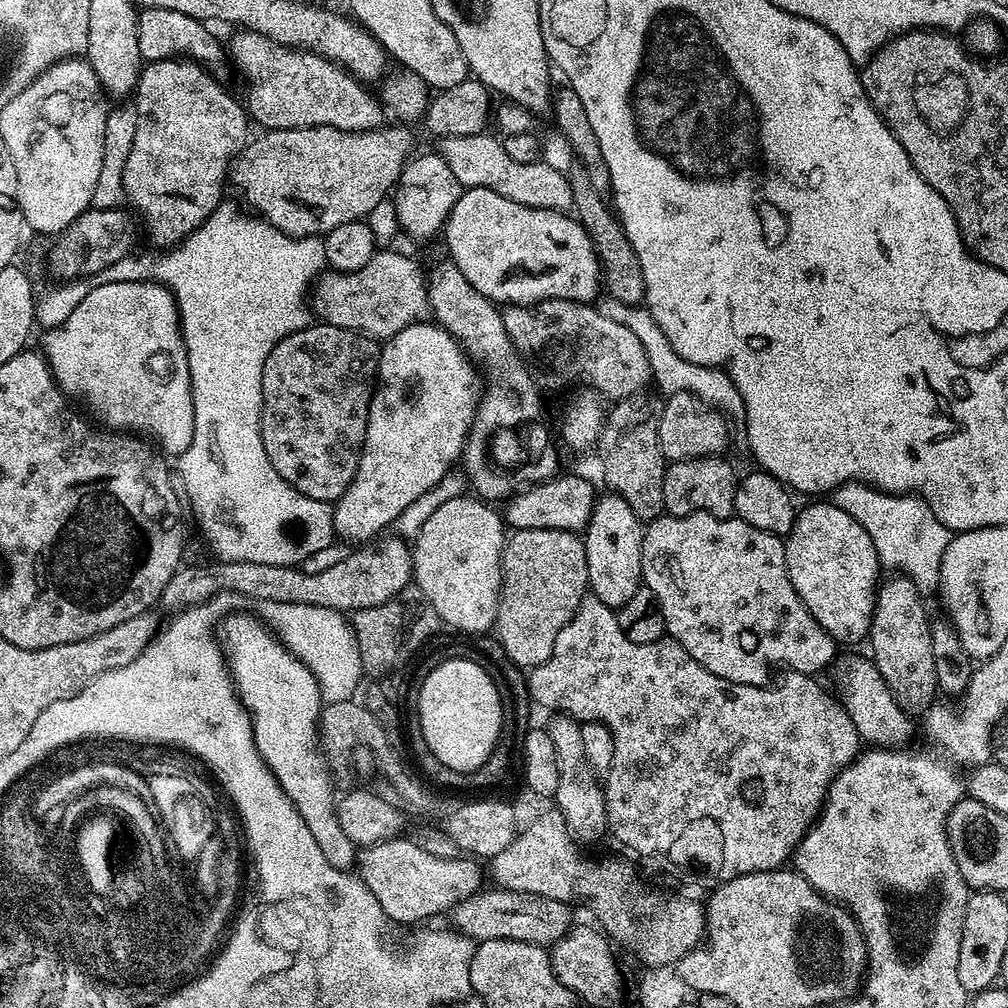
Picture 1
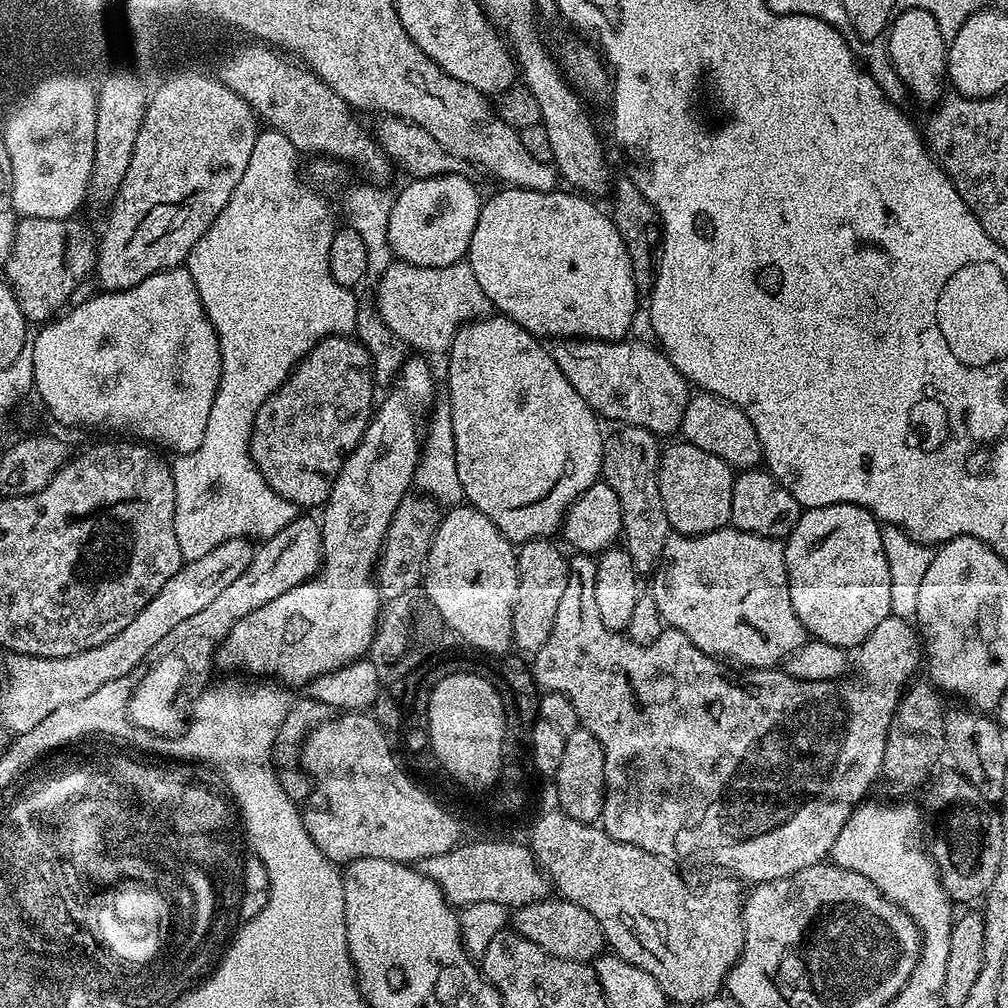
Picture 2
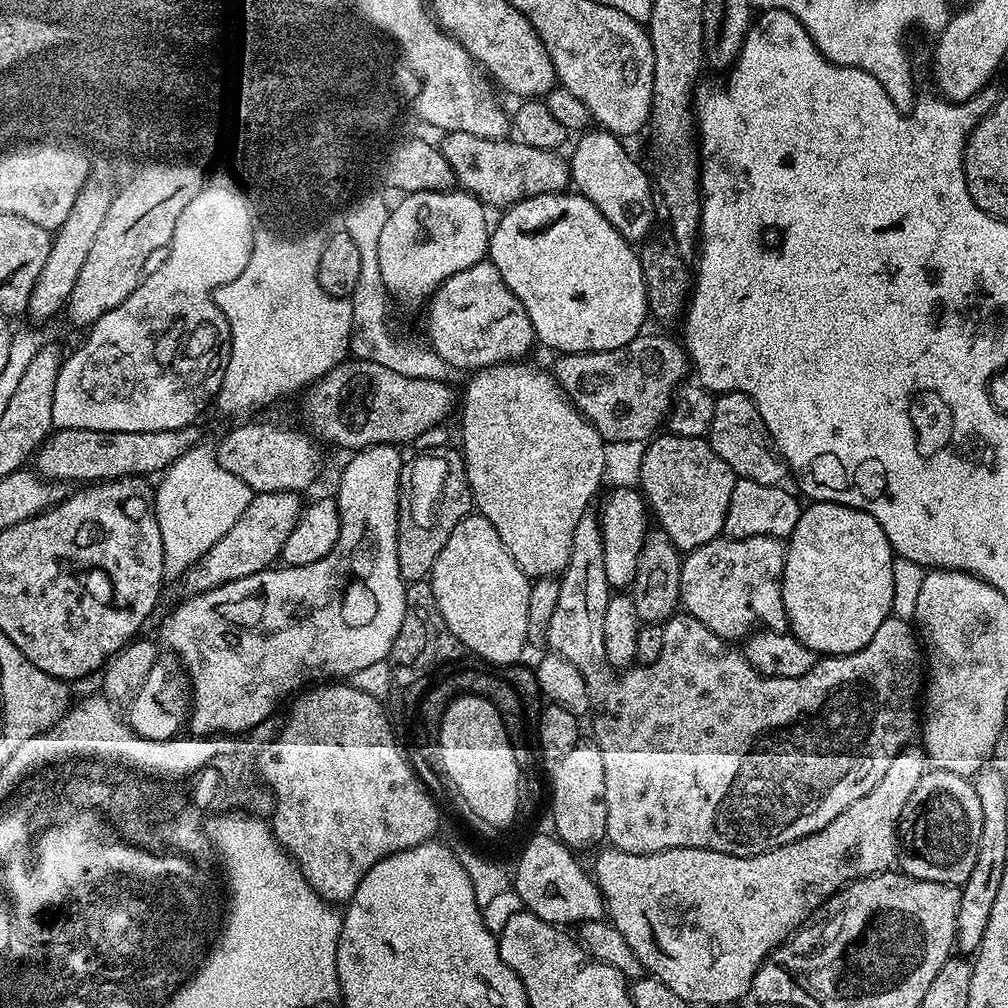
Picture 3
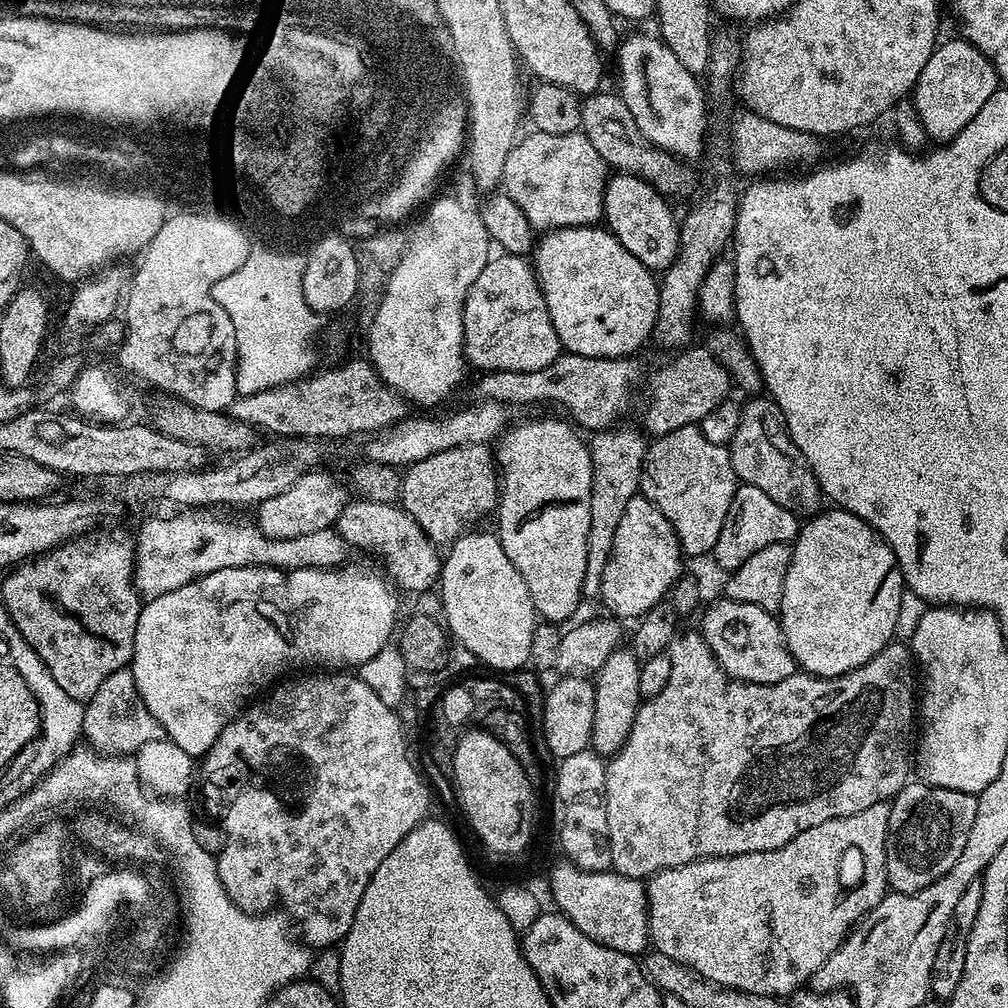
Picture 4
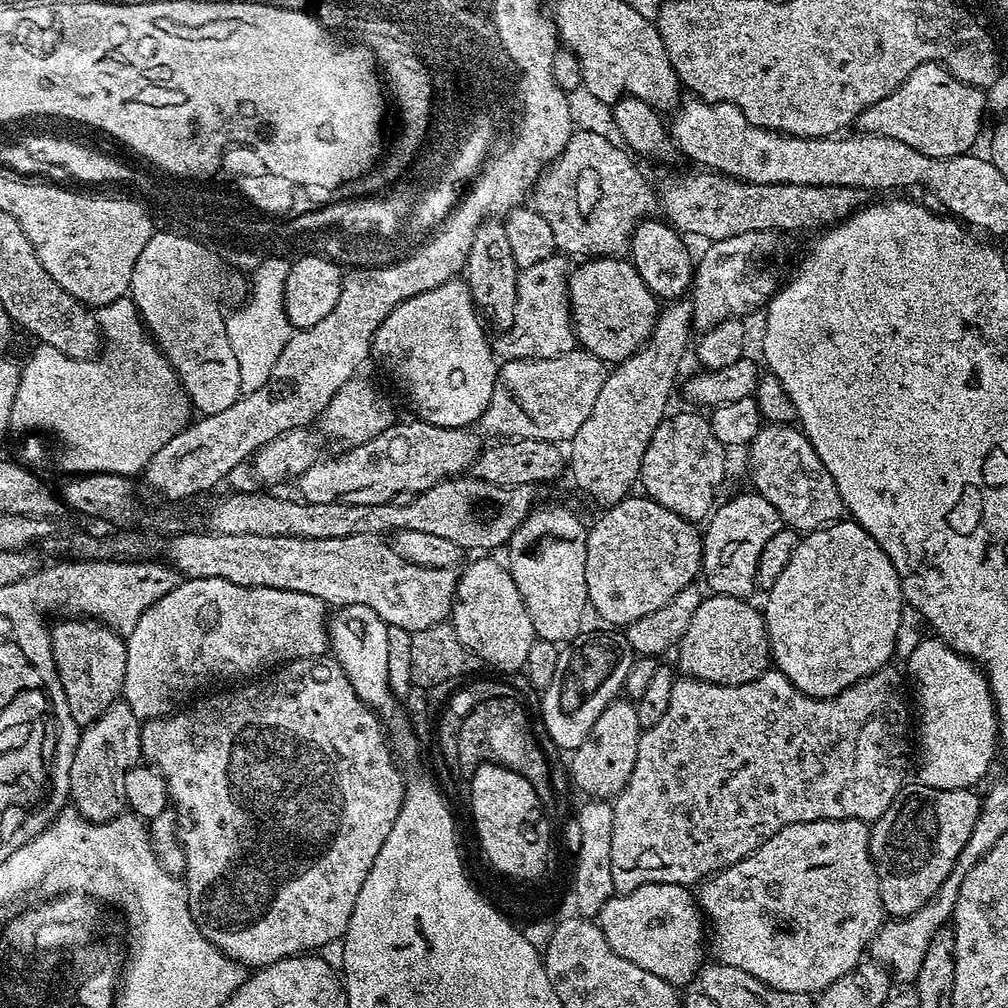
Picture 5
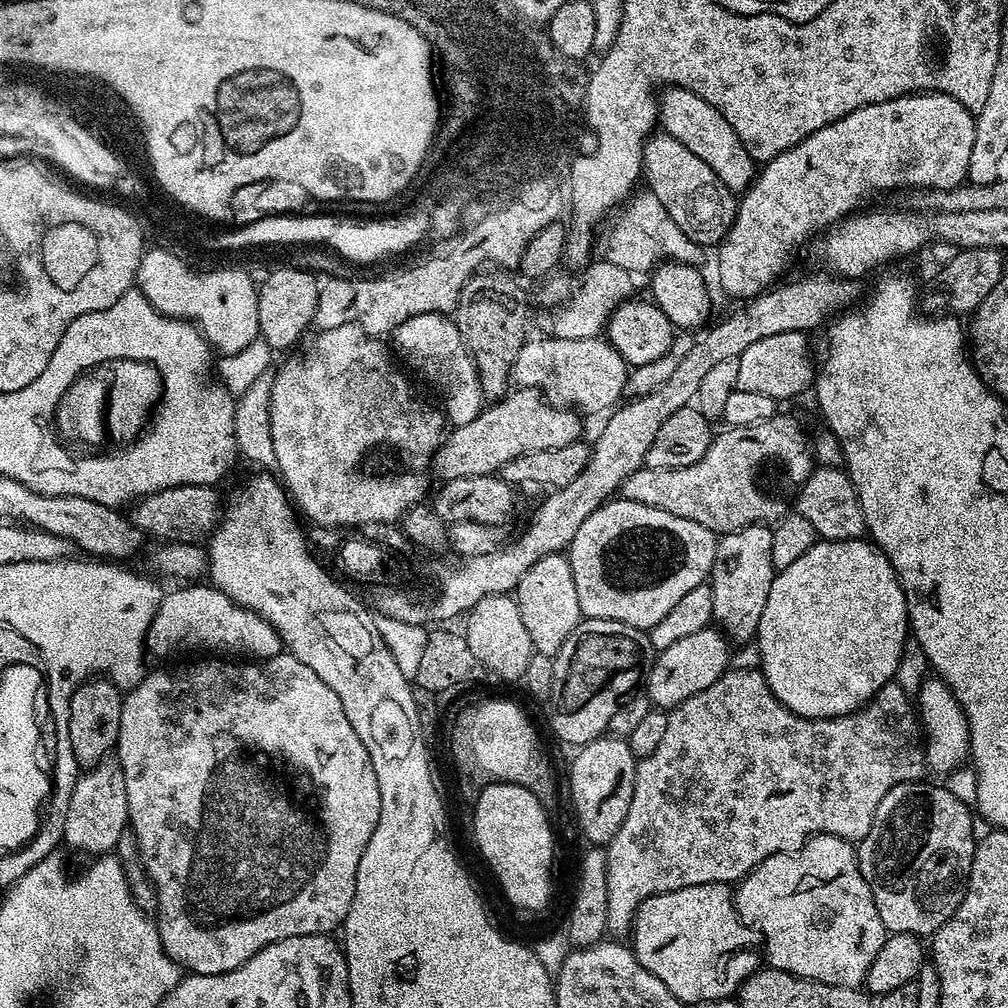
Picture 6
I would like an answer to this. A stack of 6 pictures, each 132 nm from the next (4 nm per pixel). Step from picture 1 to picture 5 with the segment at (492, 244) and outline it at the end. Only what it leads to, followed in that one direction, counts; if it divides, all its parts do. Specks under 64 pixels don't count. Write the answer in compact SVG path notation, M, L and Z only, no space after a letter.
M615 256L588 258L571 269L568 303L572 306L572 326L579 347L593 352L599 360L619 362L643 346L656 324L658 301L642 282L631 259Z

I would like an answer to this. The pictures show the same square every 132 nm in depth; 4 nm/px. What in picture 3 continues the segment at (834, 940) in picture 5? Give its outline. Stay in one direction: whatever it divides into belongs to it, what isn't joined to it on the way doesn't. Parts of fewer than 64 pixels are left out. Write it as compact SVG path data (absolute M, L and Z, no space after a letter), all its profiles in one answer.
M912 751L899 752L894 758L890 770L882 778L882 782L878 782L878 786L874 786L874 790L870 790L870 794L858 798L858 802L846 806L846 810L842 810L842 814L838 814L838 818L834 818L834 822L822 826L822 830L818 830L806 838L795 840L786 846L778 846L774 850L766 850L762 854L735 856L709 848L671 848L654 854L630 854L611 846L601 847L595 853L597 856L594 879L596 885L600 887L600 893L604 895L607 919L618 930L618 934L622 934L622 938L626 938L630 950L634 950L634 954L638 954L638 960L642 962L647 975L662 981L666 986L670 986L670 990L674 990L674 994L678 994L678 998L682 998L690 1006L696 1006L696 1004L732 1004L735 1000L742 999L744 995L747 997L752 991L752 980L756 976L756 971L760 969L764 959L779 944L783 944L785 940L789 939L792 933L813 915L813 913L811 914L812 908L817 907L816 909L819 909L829 896L833 896L835 892L840 891L841 888L846 887L852 881L865 880L867 876L876 876L879 872L889 871L897 863L900 815L904 809L904 803L908 801L910 794L914 794L918 782L922 782L926 771L926 757L923 751Z

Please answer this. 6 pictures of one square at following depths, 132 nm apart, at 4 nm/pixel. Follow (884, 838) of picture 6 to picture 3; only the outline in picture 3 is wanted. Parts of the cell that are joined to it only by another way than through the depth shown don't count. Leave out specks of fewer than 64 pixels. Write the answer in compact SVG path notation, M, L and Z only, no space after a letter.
M932 768L925 771L922 782L904 803L898 825L899 871L919 880L942 882L962 886L978 862L978 838L982 838L982 802L978 802L976 785L967 776L959 776L950 770Z

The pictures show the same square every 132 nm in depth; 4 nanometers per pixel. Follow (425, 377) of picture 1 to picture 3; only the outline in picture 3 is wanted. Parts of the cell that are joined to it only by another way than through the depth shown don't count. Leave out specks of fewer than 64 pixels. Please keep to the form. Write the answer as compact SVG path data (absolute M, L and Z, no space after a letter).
M379 444L361 448L355 454L349 455L352 457L349 458L348 465L345 466L344 473L340 476L340 485L337 486L336 492L334 491L336 515L340 518L340 533L329 556L318 562L310 562L306 566L297 568L280 566L273 572L259 572L250 574L246 578L238 578L234 582L226 582L208 592L184 598L188 600L182 601L169 614L168 621L160 628L161 637L159 636L159 639L161 641L164 639L168 643L167 651L179 660L181 668L188 674L192 698L190 728L192 724L193 730L196 731L193 733L197 737L208 738L213 734L249 733L264 719L271 717L276 712L274 711L276 703L286 699L288 695L291 697L293 694L299 693L301 689L313 682L324 682L329 678L350 678L358 670L366 670L366 666L374 666L374 662L382 662L391 657L394 638L398 638L398 630L402 630L402 618L408 609L406 582L402 578L398 566L398 538L396 537L400 517L400 472L406 463L405 457L400 457L400 452L401 449L397 445Z

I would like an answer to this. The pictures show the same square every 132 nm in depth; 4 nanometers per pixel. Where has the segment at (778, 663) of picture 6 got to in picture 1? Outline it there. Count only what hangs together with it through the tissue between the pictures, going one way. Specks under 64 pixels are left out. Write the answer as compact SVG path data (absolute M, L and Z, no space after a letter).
M812 502L809 508L801 507L796 514L796 521L784 540L786 554L786 570L790 574L790 582L798 594L800 601L814 614L818 626L832 635L837 645L856 644L872 631L872 615L876 605L876 590L881 583L882 565L874 550L874 542L870 542L870 534L846 510L836 504Z

